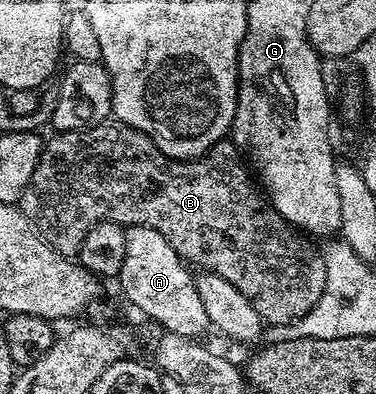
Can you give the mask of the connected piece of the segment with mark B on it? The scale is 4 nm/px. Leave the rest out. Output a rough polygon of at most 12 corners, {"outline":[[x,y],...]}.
{"outline":[[110,119],[57,133],[19,208],[58,255],[146,225],[266,326],[300,321],[322,250],[232,140],[168,157]]}

